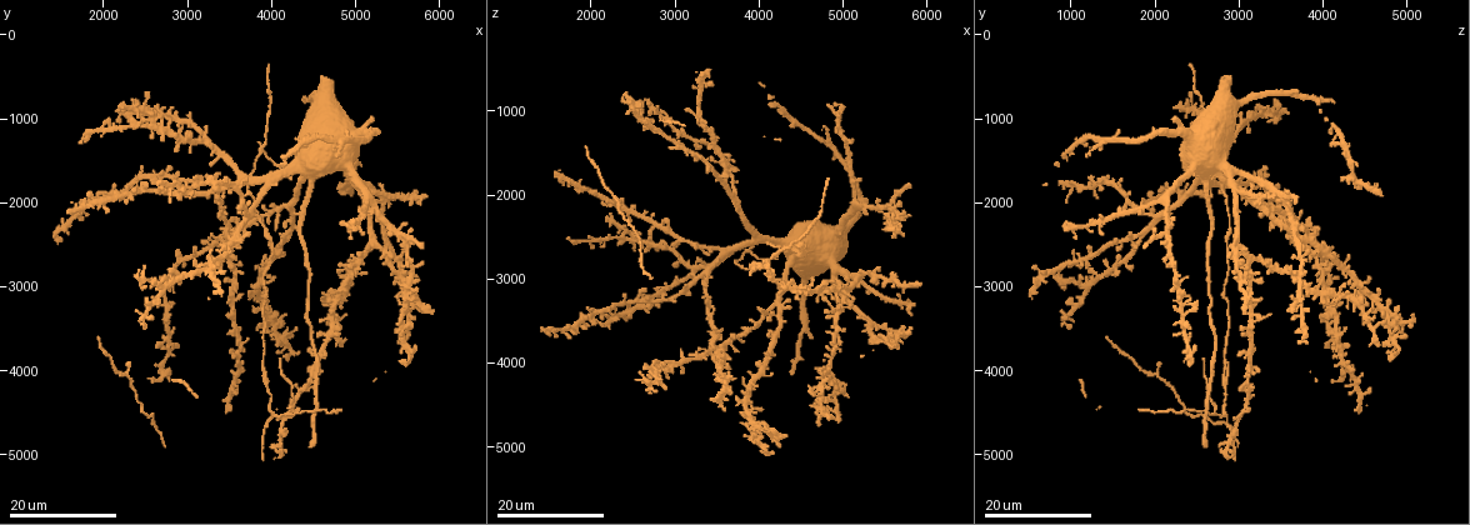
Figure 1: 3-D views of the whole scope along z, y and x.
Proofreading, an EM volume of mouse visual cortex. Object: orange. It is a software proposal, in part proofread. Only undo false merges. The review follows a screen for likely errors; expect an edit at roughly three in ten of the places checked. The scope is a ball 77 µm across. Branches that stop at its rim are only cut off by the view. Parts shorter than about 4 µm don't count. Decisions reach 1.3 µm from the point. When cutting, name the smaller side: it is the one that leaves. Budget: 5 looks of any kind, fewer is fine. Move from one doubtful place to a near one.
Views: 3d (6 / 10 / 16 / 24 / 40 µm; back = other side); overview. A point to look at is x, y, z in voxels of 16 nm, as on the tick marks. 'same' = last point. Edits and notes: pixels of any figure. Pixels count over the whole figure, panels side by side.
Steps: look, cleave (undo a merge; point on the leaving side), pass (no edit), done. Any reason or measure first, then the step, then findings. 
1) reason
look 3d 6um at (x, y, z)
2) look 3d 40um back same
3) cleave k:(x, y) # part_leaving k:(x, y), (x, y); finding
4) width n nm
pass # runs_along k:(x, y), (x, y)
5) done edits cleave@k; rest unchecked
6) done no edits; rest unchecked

four or more arms meet
look 3d 24um at (5350, 1950, 3600)

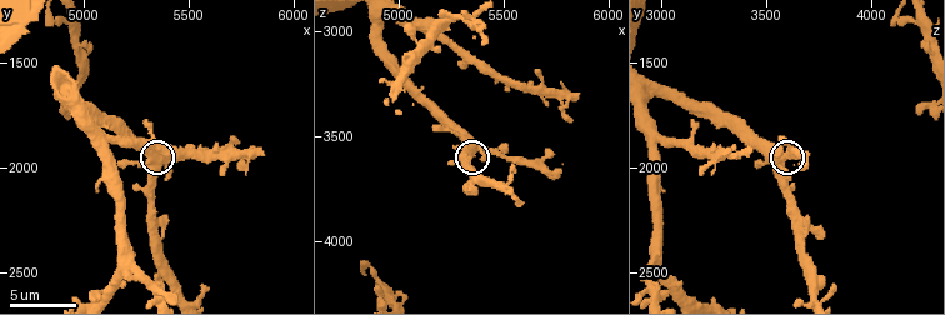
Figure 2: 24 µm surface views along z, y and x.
look 3d 10um at (5360, 1960, 3570)

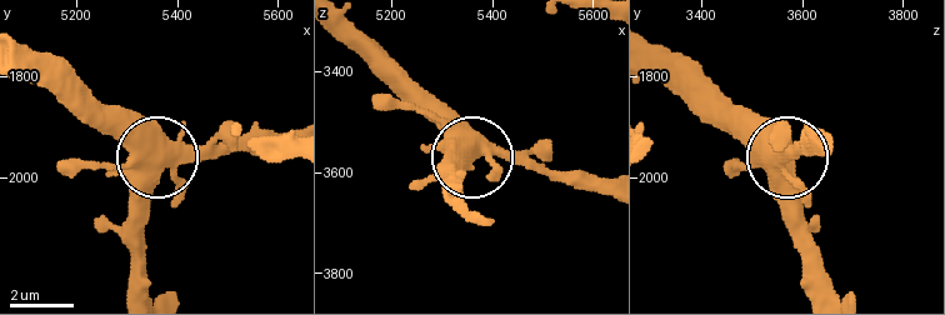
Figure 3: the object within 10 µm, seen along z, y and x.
arms 4
pass # one neuron here

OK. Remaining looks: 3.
four-way junction
look 3d 16um at (3600, 2450, 1750)

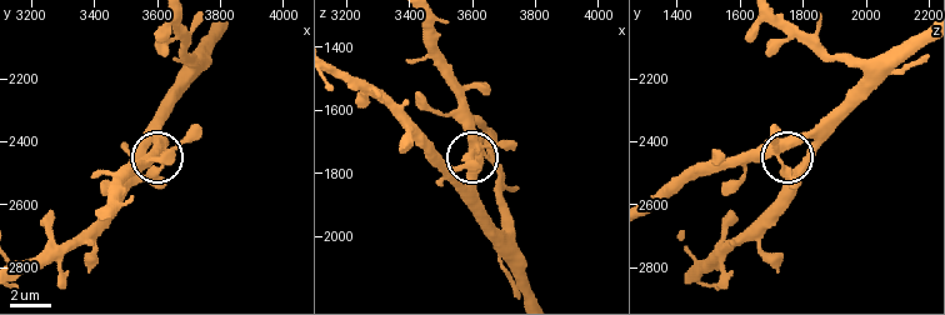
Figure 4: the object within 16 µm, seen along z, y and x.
look 3d 6um at (3620, 2470, 1730)

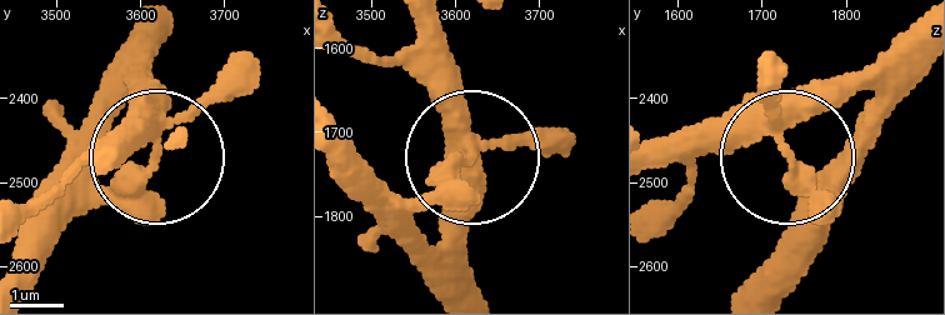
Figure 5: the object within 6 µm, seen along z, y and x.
width 350 nm
pass # runs_along 5:(903, 29), (778, 141), (665, 136); one neuron here

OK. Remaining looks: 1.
done no edits; rest unchecked

